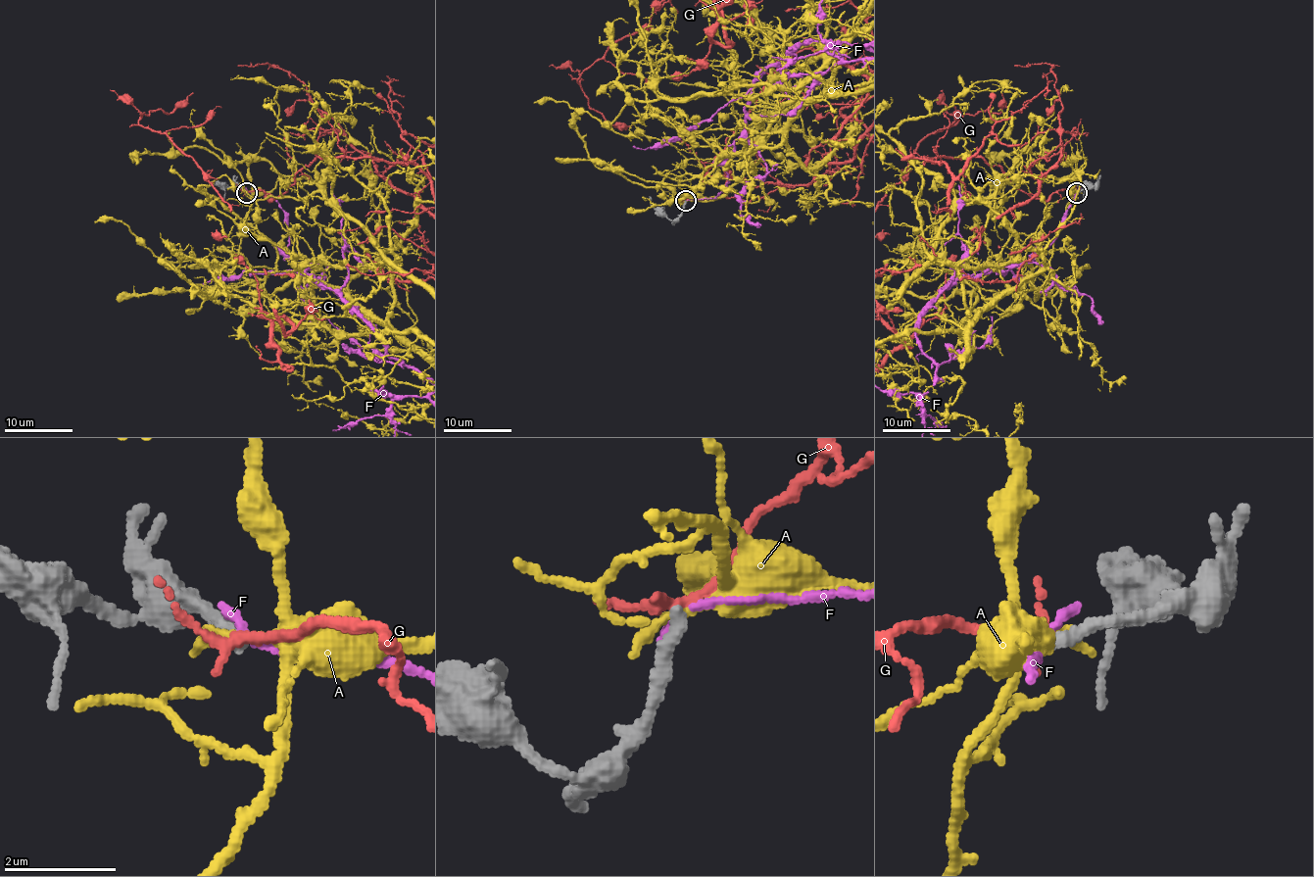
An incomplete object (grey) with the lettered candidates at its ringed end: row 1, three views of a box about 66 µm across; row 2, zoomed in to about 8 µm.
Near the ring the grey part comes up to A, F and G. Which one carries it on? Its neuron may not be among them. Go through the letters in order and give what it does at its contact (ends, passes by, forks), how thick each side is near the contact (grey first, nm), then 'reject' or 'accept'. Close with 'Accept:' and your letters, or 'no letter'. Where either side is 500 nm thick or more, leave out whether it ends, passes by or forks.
A: it ends | 260/280 nm | reject
F: it ends | 260/170 nm | reject
G: it passes by | 240/180 nm | reject
Accept: no letter

